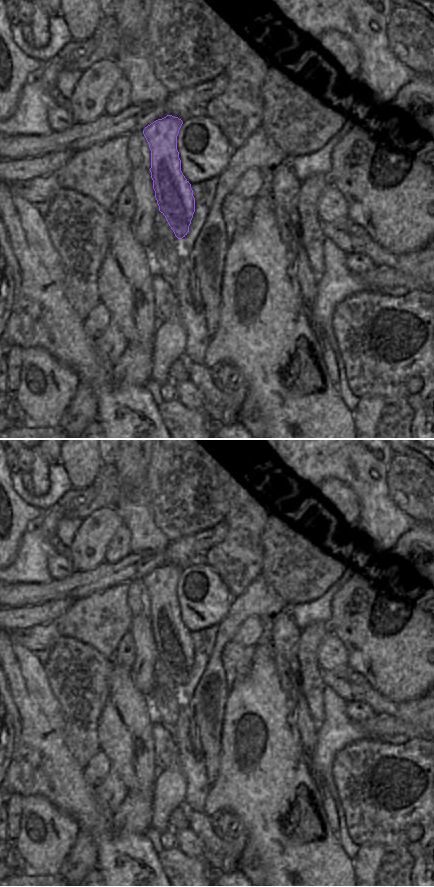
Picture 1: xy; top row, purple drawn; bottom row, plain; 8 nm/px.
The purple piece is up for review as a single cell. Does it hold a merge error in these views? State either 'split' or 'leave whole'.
split

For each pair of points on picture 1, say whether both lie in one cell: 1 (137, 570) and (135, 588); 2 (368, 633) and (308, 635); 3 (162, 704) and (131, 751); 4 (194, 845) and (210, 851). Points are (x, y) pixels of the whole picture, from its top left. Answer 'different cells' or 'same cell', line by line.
1: different cells
2: different cells
3: different cells
4: different cells

